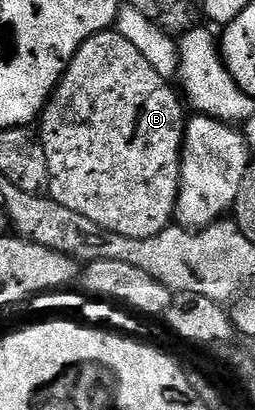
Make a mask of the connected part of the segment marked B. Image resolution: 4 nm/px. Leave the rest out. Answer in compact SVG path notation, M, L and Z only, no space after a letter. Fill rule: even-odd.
M118 31L94 33L88 41L81 43L73 59L68 61L63 77L52 91L47 104L43 106L43 112L37 121L37 126L39 125L37 136L43 142L45 159L49 163L47 189L50 197L57 203L61 203L61 207L69 207L69 211L77 211L77 215L85 215L85 219L93 219L93 223L97 223L97 227L101 227L105 232L129 235L129 239L149 239L168 228L175 217L175 203L179 194L179 160L183 158L185 128L185 116L183 117L185 105L176 86L171 84L168 78L157 75L157 71L153 71L153 66L145 60L145 55L141 55L141 51L137 51L137 47L133 47L133 43L129 43L129 39L122 37Z

